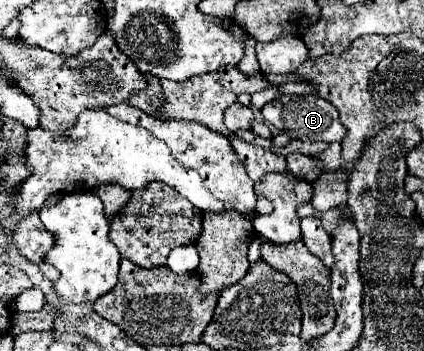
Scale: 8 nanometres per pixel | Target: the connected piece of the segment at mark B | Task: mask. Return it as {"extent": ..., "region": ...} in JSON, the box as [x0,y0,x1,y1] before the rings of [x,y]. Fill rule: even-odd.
{"extent":[261,95,347,143],"region":[[[281,95],[273,99],[271,103],[267,103],[261,109],[261,115],[267,123],[275,125],[283,133],[287,133],[291,139],[299,139],[299,141],[333,143],[333,141],[343,141],[343,137],[347,135],[347,129],[343,127],[337,109],[327,99],[321,99],[317,95]]]}

